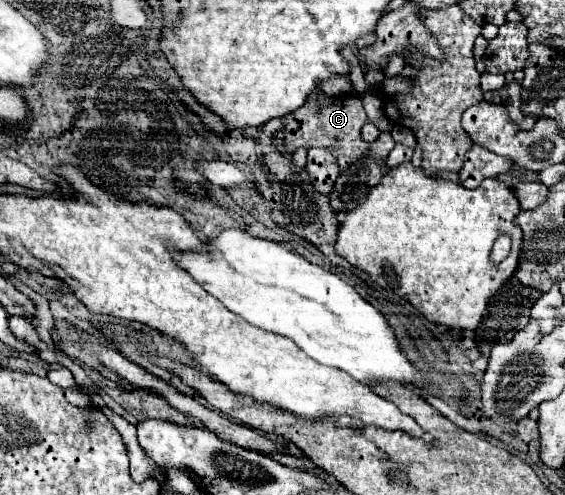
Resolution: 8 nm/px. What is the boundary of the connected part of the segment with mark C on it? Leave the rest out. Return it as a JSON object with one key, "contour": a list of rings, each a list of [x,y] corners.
{"contour":[[[313,91],[313,95],[309,95],[303,107],[283,117],[283,129],[275,133],[275,139],[281,141],[283,153],[295,153],[299,147],[331,149],[333,157],[337,159],[339,171],[343,173],[353,161],[363,159],[369,151],[369,143],[361,139],[361,127],[365,125],[365,121],[367,121],[367,115],[360,95],[344,95],[330,99],[321,91]]]}

